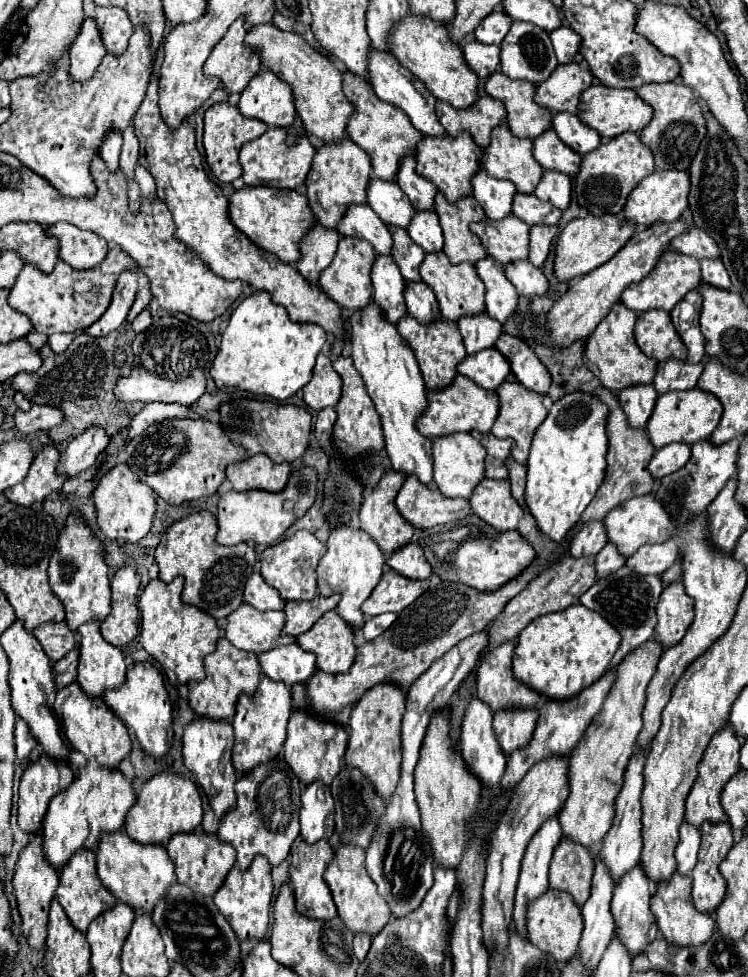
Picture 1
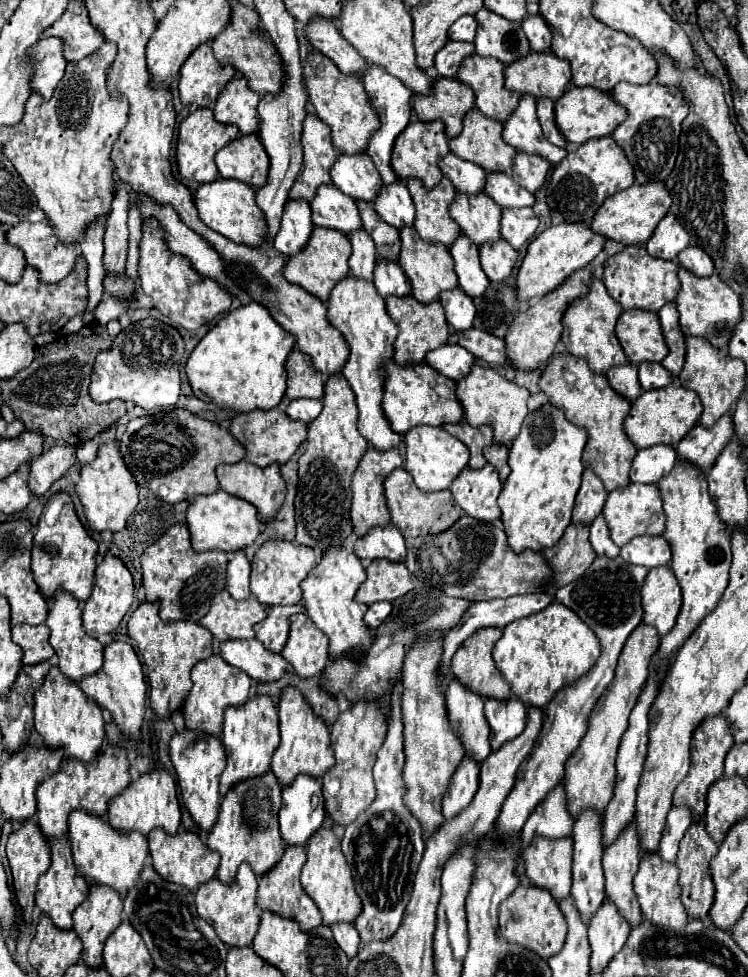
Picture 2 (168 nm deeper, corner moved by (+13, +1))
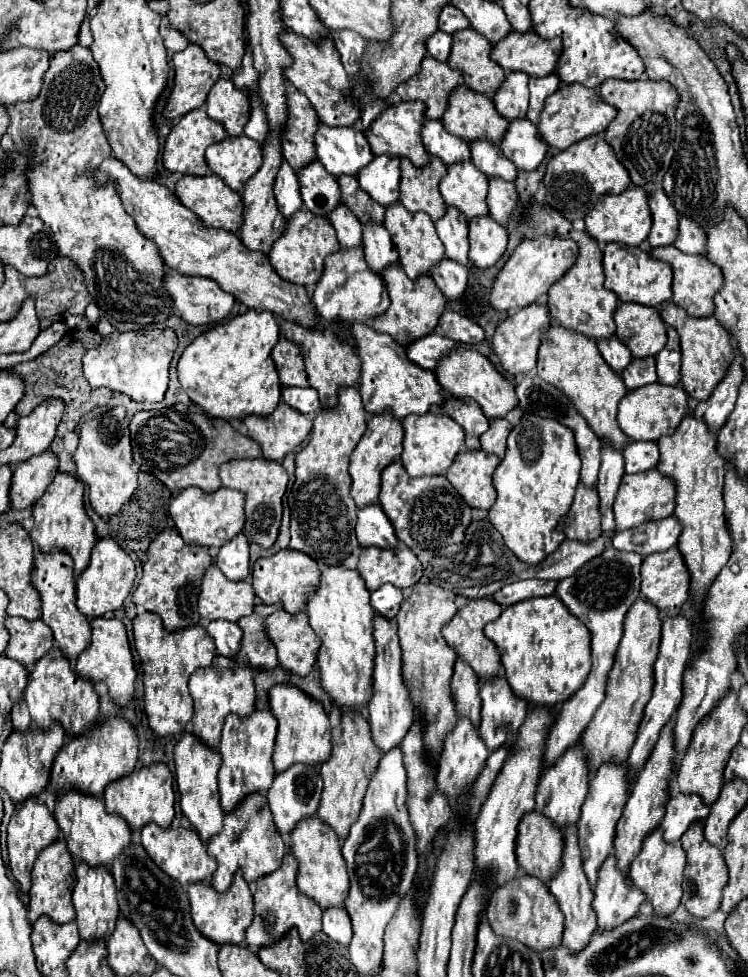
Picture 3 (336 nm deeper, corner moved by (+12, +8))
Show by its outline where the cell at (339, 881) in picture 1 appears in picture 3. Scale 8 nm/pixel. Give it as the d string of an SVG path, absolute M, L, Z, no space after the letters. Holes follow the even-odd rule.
M309 815L309 819L301 819L301 823L297 823L297 827L291 831L291 853L299 861L297 869L299 891L311 897L321 909L343 907L349 889L349 875L341 855L341 843L335 831L321 823L317 815Z

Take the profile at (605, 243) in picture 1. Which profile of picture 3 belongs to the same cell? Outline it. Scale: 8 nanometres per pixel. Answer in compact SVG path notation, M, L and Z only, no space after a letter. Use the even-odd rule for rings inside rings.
M537 237L537 239L527 239L521 241L507 263L499 269L493 285L491 285L491 295L489 303L497 311L517 311L523 309L531 303L535 303L541 295L549 291L549 287L565 275L565 271L573 265L577 257L577 245L571 239L561 239L561 237Z

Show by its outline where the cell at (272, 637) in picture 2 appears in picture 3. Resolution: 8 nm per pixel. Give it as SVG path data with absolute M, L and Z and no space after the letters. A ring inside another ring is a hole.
M257 605L253 615L241 617L237 625L243 629L241 639L241 651L235 657L235 663L247 659L249 667L263 667L263 669L275 669L277 667L277 655L273 649L273 643L269 643L265 631L263 631L263 619L277 611L279 605Z

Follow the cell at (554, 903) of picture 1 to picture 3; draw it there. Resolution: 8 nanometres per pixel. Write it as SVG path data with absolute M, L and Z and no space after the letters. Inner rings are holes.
M519 873L517 879L501 885L489 899L487 919L493 931L501 937L517 939L529 949L541 953L549 947L557 947L563 935L563 913L557 907L557 899L549 895L549 887L527 873Z

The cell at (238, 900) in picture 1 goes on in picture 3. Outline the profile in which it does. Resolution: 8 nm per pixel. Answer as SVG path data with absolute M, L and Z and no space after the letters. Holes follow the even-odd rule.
M241 873L235 875L233 885L225 893L217 893L211 885L203 885L203 883L189 885L187 893L191 905L191 919L197 931L201 931L201 935L205 935L209 941L217 945L223 943L239 945L245 939L245 929L253 921L253 895Z

